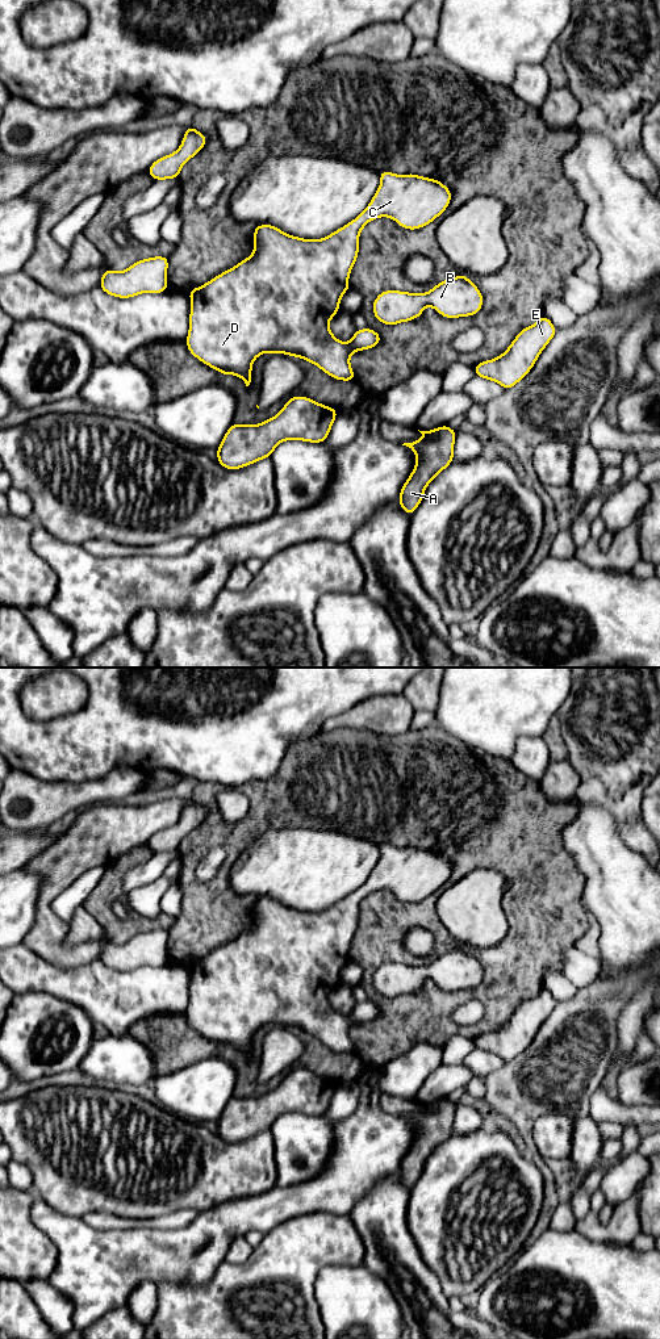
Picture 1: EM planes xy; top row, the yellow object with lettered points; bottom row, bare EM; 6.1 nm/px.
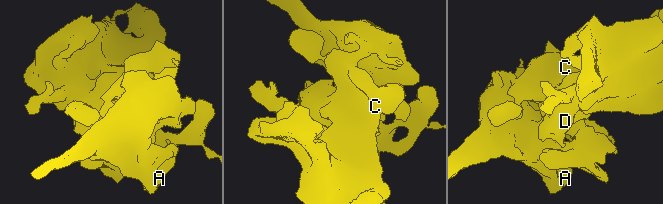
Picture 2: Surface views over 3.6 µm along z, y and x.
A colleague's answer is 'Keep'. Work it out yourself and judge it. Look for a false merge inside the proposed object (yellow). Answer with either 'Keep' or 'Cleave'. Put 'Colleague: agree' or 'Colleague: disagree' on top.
Colleague: agree
Keep

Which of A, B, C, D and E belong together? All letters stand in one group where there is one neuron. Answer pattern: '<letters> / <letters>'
A B C D E

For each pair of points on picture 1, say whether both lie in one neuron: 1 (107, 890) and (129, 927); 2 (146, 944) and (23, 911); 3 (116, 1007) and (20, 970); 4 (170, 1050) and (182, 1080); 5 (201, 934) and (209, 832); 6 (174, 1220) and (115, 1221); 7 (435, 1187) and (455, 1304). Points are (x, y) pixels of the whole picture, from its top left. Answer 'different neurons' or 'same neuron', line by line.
1: same neuron
2: different neurons
3: same neuron
4: different neurons
5: same neuron
6: same neuron
7: different neurons

